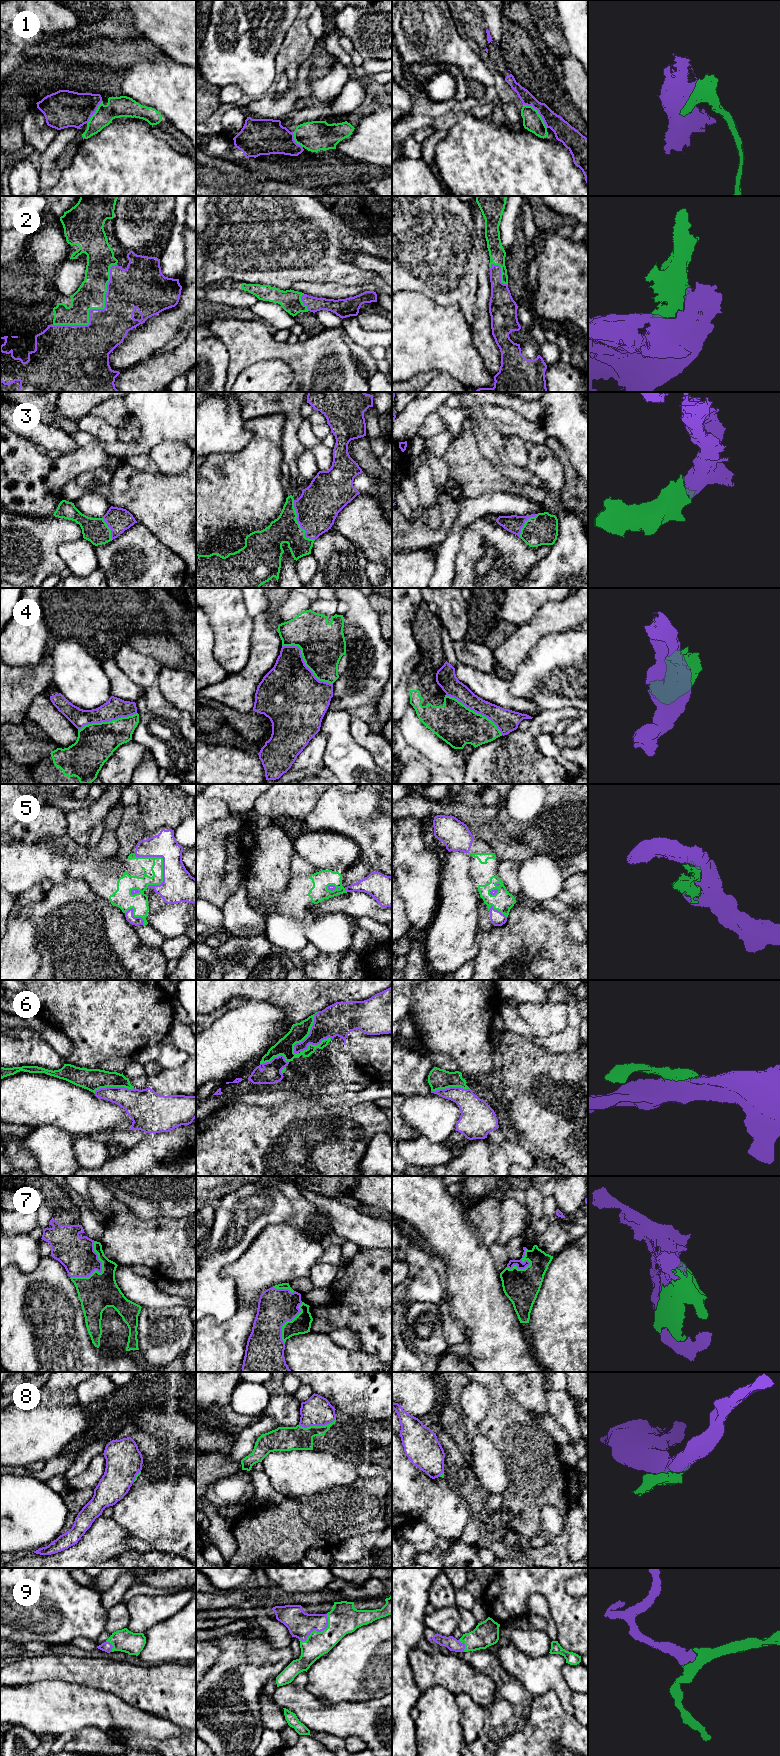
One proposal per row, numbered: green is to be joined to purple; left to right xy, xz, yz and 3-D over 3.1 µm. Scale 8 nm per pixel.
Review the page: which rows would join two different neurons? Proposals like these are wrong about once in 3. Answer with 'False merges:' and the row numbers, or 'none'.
False merges: 1, 4, 6, 8

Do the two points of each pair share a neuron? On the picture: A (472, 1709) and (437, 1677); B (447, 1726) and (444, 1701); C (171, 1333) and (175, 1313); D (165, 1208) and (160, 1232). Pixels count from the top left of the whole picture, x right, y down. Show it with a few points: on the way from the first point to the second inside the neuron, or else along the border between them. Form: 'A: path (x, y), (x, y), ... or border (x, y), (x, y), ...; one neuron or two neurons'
A: border (455, 1694), (466, 1693), (478, 1705); two neurons
B: path (444, 1720), (444, 1707); one neuron
C: path (171, 1328), (175, 1318); one neuron
D: border (185, 1216), (140, 1219); two neurons

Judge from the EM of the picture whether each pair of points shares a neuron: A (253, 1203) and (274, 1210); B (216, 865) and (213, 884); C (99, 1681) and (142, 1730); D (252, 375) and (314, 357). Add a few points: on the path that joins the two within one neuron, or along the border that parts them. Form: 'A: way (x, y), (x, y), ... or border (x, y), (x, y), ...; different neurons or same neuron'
A: way (258, 1205), (269, 1206); same neuron
B: border (223, 874), (210, 874), (206, 878); different neurons
C: border (86, 1686), (113, 1693), (129, 1705); different neurons
D: border (265, 359), (286, 362), (293, 380); different neurons

